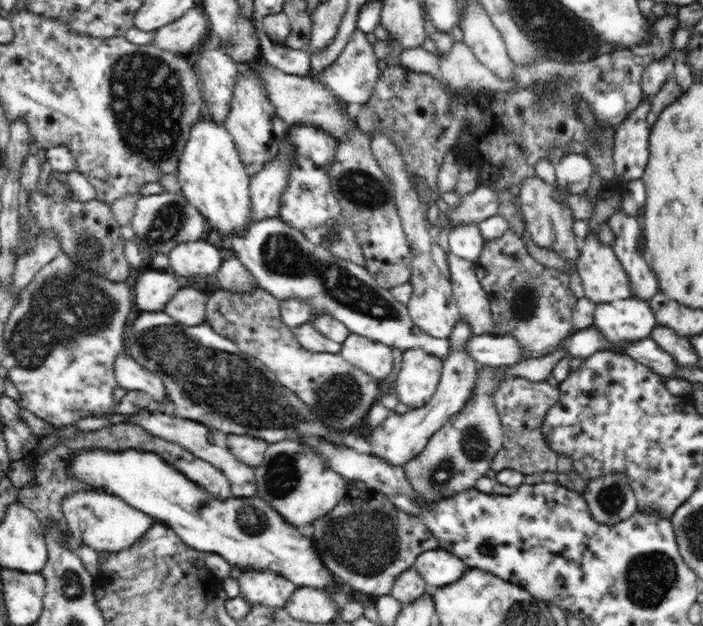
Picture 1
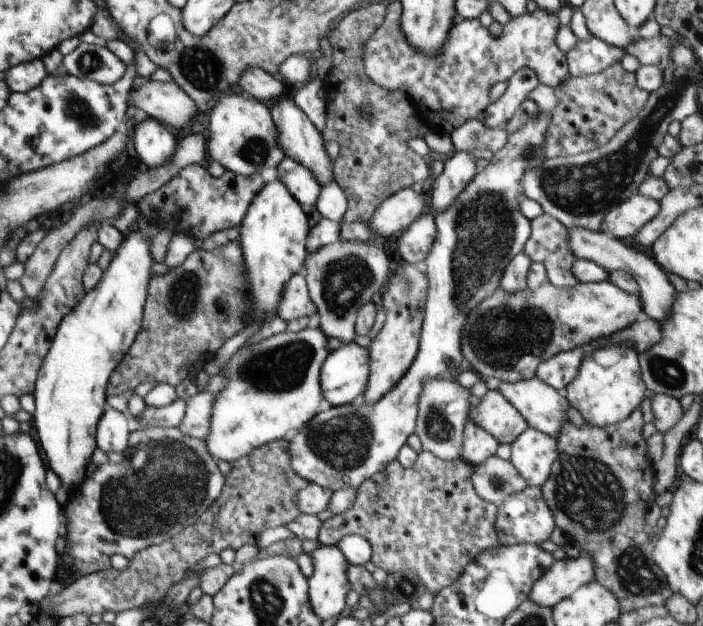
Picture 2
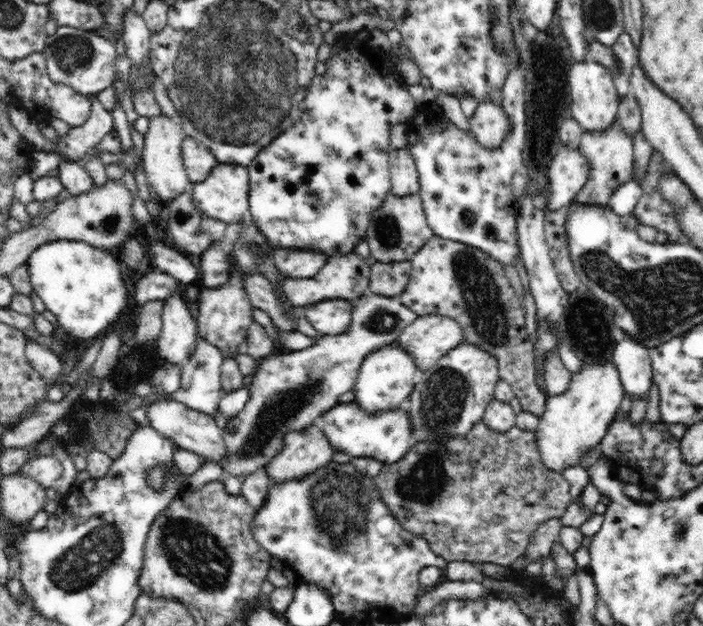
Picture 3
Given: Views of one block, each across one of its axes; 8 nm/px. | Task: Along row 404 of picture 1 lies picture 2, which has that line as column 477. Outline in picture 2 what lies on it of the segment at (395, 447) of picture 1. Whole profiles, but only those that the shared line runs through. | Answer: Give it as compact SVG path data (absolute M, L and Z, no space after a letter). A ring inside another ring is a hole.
M467 419L463 428L463 453L460 458L462 462L469 466L480 465L491 460L499 446L500 442L493 434L472 419Z

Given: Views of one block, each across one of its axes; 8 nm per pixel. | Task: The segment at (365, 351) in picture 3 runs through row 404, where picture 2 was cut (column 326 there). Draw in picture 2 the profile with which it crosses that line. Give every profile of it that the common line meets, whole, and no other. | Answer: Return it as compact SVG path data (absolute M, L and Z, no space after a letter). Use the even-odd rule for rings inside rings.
M338 240L335 243L327 244L324 246L321 246L318 248L318 250L315 250L314 252L309 252L306 255L305 263L304 263L304 275L307 282L307 287L309 290L310 298L312 299L312 302L317 306L317 314L320 318L320 329L324 331L324 334L326 334L327 337L330 338L338 338L338 340L341 340L343 344L350 344L352 341L354 341L354 338L357 336L355 333L355 320L357 319L357 312L364 306L366 303L372 302L372 296L376 294L376 292L379 292L380 294L385 288L385 285L387 284L387 280L390 277L390 274L393 271L394 263L390 260L389 257L386 256L384 251L381 248L378 248L378 246L374 246L372 241L365 243L365 242L354 242L354 241L342 241Z

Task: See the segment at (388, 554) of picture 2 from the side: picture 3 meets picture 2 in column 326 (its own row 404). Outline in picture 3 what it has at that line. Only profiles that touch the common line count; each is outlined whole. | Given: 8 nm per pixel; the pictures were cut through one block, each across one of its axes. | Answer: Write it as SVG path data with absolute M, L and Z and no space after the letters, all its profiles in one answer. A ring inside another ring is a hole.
M434 234L412 256L410 264L411 274L408 285L405 292L399 295L402 304L415 312L418 317L426 314L441 314L453 318L462 329L463 342L479 346L498 361L499 380L505 380L512 387L514 396L517 396L520 402L521 410L532 412L538 418L542 417L547 398L536 385L534 347L526 331L525 312L514 288L506 278L504 266L478 248L446 240Z

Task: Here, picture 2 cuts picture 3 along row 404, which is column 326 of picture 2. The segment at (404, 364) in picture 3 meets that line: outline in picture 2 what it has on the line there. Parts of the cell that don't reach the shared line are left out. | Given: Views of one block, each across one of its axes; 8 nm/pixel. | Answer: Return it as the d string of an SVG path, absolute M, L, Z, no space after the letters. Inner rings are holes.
M355 341L333 350L320 371L325 406L342 406L359 400L370 374L369 350Z

